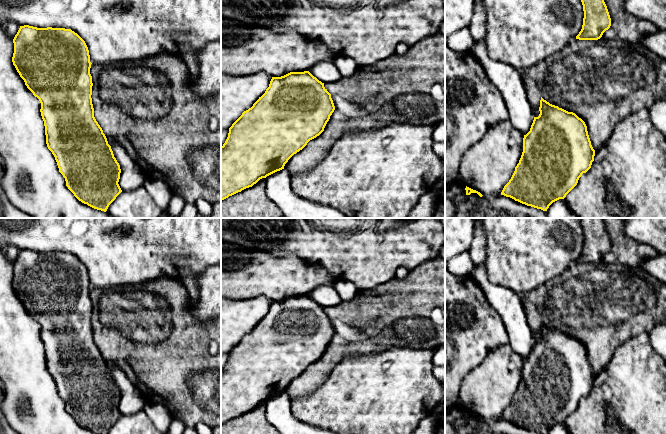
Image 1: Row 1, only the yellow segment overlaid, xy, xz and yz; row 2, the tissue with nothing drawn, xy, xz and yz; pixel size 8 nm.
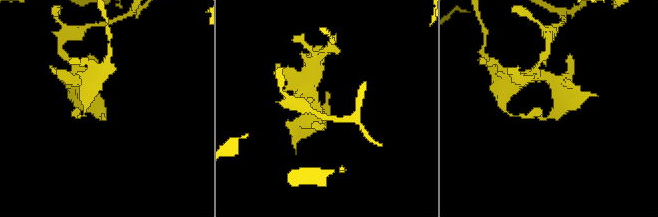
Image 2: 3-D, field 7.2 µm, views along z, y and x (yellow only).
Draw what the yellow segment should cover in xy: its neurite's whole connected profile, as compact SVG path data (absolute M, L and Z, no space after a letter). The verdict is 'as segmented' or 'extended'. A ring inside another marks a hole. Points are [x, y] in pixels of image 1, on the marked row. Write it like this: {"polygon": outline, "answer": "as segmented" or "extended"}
{"polygon": "M24 25L20 26L13 43L13 65L41 103L46 144L55 157L66 186L82 203L106 212L122 192L118 184L121 169L94 117L92 63L85 41L71 29Z", "answer": "as segmented"}

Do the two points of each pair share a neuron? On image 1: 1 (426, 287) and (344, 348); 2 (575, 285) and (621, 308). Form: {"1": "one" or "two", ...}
{"1": "one", "2": "one"}

